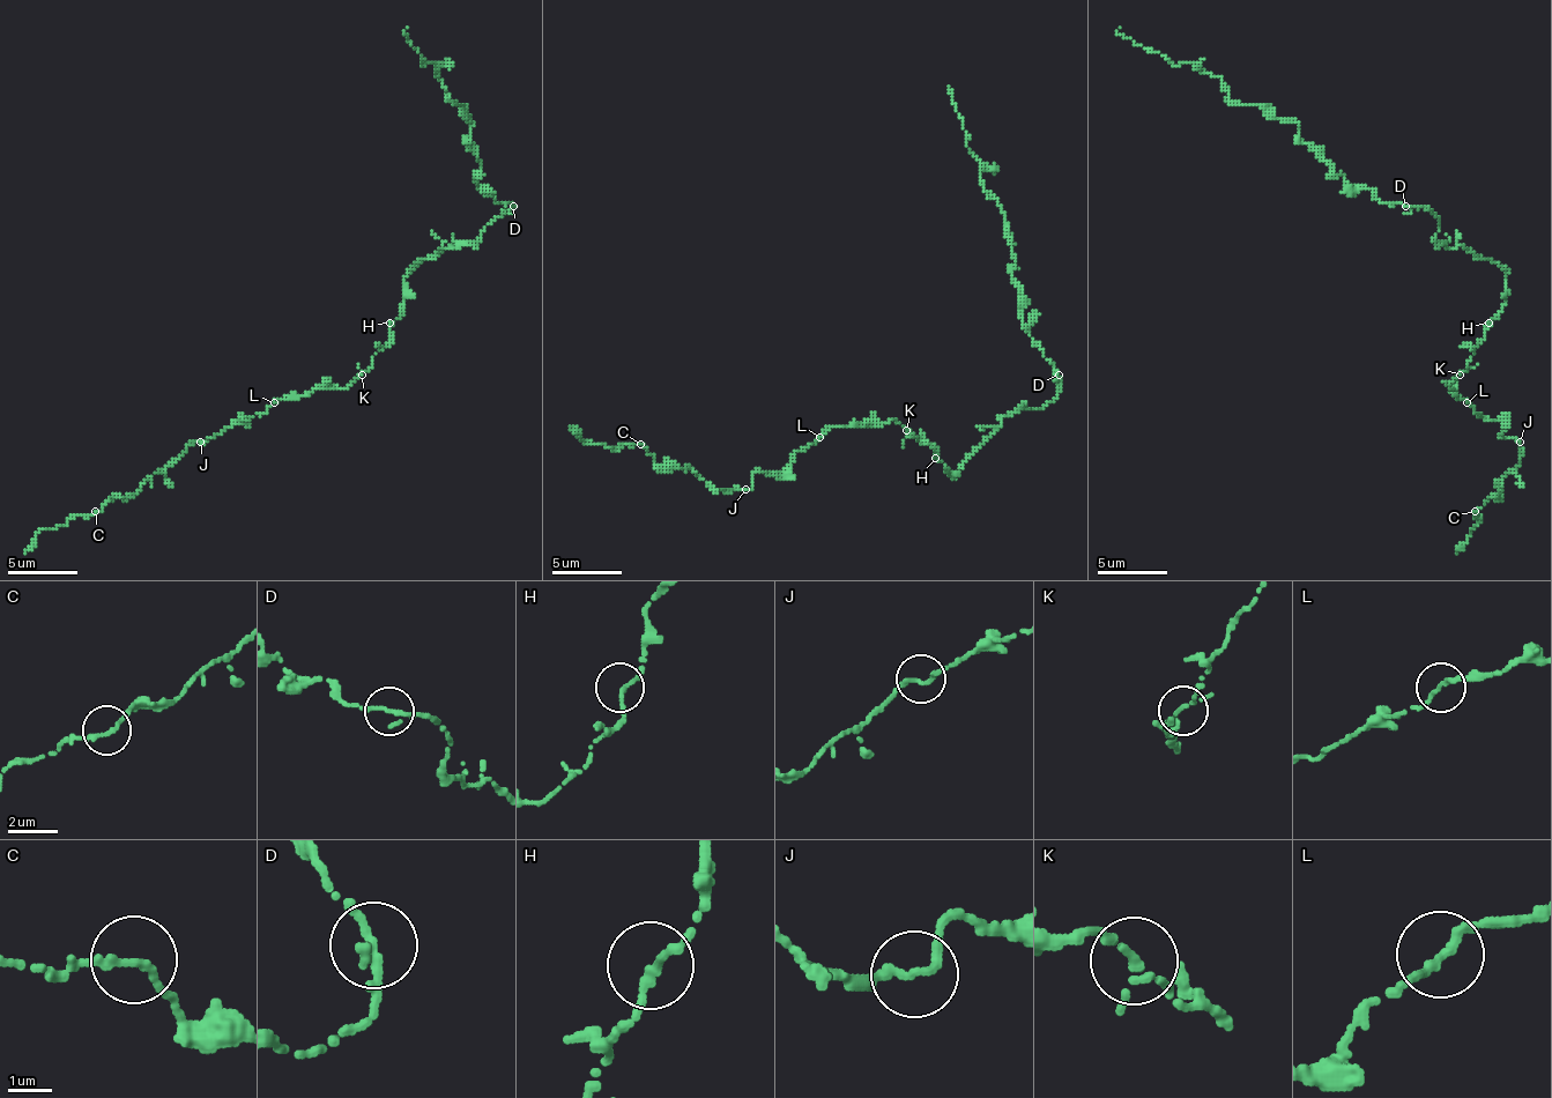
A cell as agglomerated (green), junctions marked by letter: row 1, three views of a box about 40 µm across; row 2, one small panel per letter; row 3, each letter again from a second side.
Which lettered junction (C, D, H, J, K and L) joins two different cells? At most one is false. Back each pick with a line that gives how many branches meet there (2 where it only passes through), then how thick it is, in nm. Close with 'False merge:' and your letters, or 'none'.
False merge: none

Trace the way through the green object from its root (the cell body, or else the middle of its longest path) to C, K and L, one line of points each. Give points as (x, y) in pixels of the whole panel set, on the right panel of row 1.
C: (1506, 273), (1506, 304), (1449, 385), (1485, 421), (1502, 424), (1502, 438), (1520, 442), (1520, 462), (1475, 511)
K: (1506, 273), (1506, 304), (1485, 326), (1485, 336), (1475, 347), (1475, 354), (1460, 375)
L: (1506, 273), (1506, 304), (1485, 326), (1485, 336), (1475, 347), (1467, 368), (1449, 385), (1467, 402)

